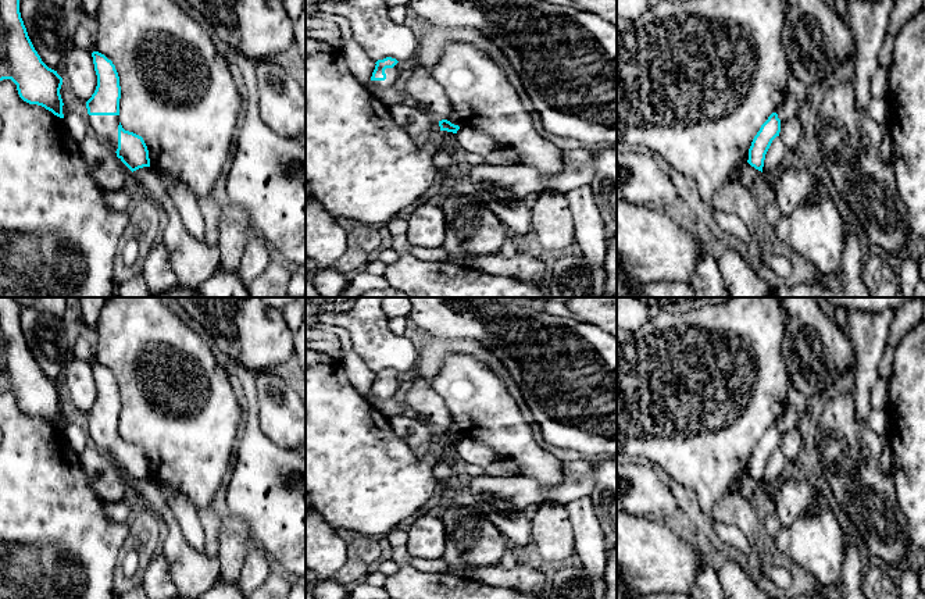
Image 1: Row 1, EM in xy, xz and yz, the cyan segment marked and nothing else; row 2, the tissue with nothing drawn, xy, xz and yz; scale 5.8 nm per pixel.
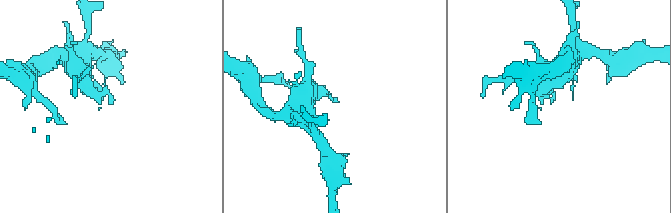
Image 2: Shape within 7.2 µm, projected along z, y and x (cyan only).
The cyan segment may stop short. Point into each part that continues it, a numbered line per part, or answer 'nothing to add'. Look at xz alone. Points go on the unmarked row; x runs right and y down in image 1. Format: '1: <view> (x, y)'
1: xz (392, 385)

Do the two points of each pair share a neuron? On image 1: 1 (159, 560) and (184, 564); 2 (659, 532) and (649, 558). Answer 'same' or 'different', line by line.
1: different
2: same

